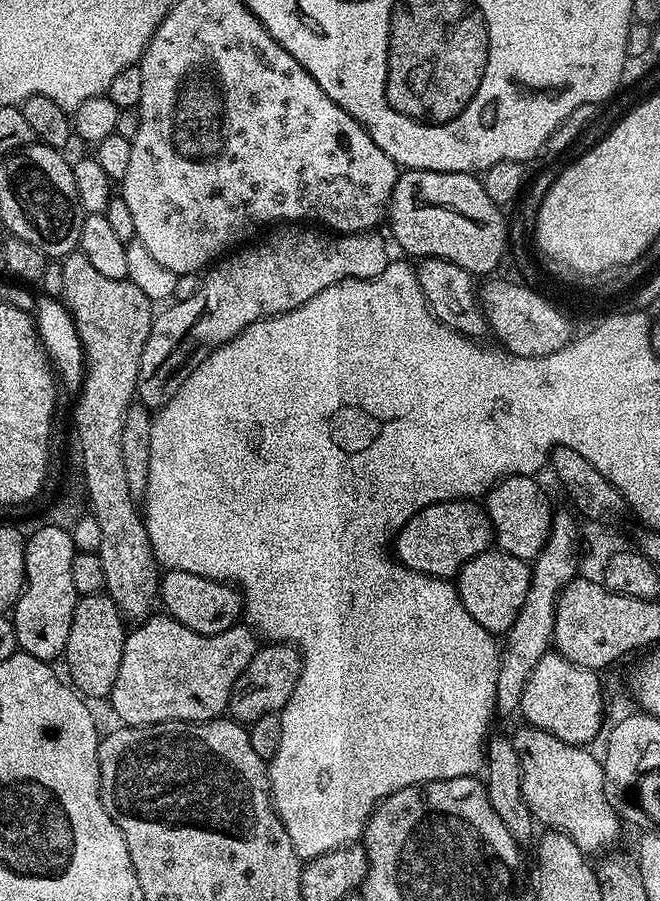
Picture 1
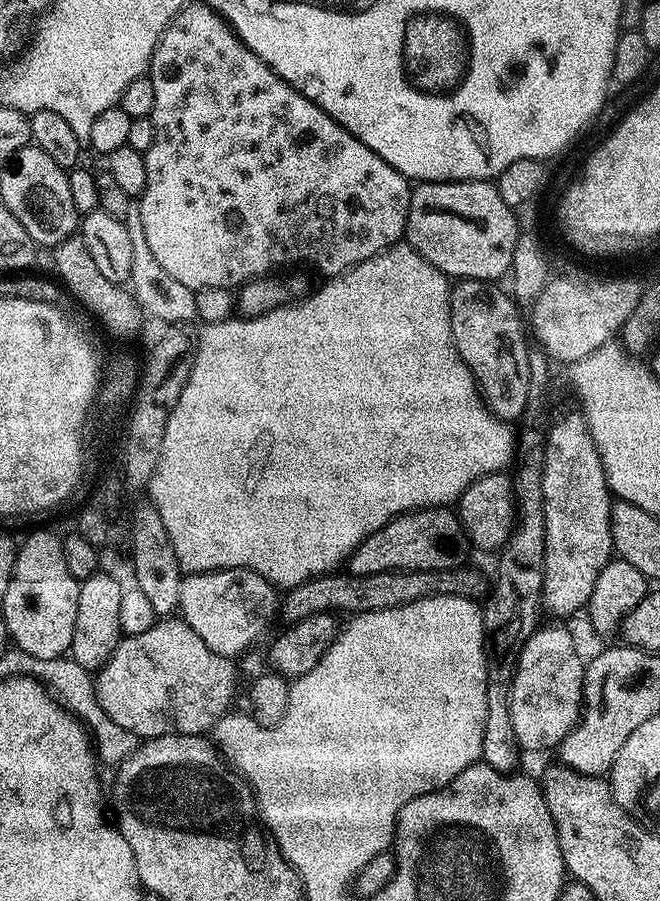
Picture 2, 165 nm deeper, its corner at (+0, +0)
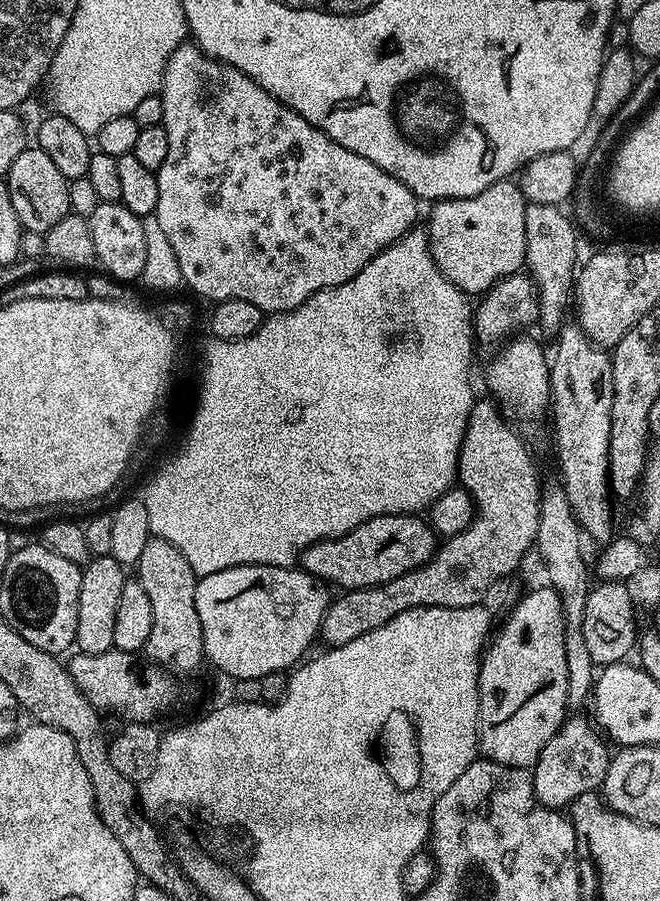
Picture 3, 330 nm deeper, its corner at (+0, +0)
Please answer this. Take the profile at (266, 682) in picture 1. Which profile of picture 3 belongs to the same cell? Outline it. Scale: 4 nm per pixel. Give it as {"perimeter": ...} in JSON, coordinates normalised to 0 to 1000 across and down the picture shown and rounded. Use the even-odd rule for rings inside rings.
{"perimeter":[[[735,442],[735,444],[723,443],[715,450],[715,458],[709,465],[709,472],[706,473],[706,482],[703,483],[703,489],[697,496],[697,511],[691,515],[691,526],[694,529],[695,541],[705,542],[705,544],[714,548],[715,557],[718,560],[718,572],[715,578],[706,584],[706,588],[700,588],[691,595],[677,596],[662,607],[661,613],[652,618],[644,626],[636,630],[621,633],[615,637],[609,637],[603,642],[597,642],[591,646],[583,648],[574,648],[573,650],[561,650],[559,653],[536,653],[532,655],[521,655],[514,658],[515,663],[505,665],[498,669],[494,681],[488,686],[488,695],[485,696],[483,709],[492,710],[498,720],[515,719],[524,713],[536,713],[536,708],[548,708],[548,704],[555,704],[561,699],[573,699],[573,695],[585,695],[585,690],[591,690],[591,686],[597,686],[603,681],[609,681],[615,677],[623,675],[705,675],[706,673],[718,673],[729,669],[735,664],[733,660],[750,650],[752,644],[758,644],[762,639],[770,639],[788,625],[794,622],[794,616],[798,613],[808,612],[812,594],[815,593],[815,566],[818,565],[818,544],[821,541],[821,532],[818,533],[818,524],[812,521],[812,511],[806,507],[806,502],[798,497],[795,485],[789,484],[786,478],[767,465],[762,456],[744,443]]]}

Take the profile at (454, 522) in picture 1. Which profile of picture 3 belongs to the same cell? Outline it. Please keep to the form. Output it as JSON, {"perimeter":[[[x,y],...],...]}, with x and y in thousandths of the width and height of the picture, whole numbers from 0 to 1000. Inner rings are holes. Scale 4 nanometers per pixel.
{"perimeter":[[[630,570],[574,573],[548,579],[536,588],[505,599],[488,599],[462,610],[458,629],[515,655],[559,653],[591,646],[621,633],[639,629],[664,607],[664,596],[647,576]]]}

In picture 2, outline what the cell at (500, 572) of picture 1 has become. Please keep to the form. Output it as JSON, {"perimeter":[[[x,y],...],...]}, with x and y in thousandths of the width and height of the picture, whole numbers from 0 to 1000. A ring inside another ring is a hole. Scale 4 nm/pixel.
{"perimeter":[[[692,632],[676,634],[624,634],[598,635],[579,634],[573,637],[535,639],[520,635],[498,636],[495,639],[480,639],[473,644],[438,654],[421,673],[421,688],[426,694],[450,693],[458,686],[476,680],[514,679],[512,677],[538,681],[541,679],[564,679],[567,676],[600,675],[611,670],[645,661],[703,660],[711,665],[726,665],[735,660],[735,646],[718,633],[703,636]],[[733,657],[733,658],[732,658]],[[432,661],[432,664],[430,664]]]}

